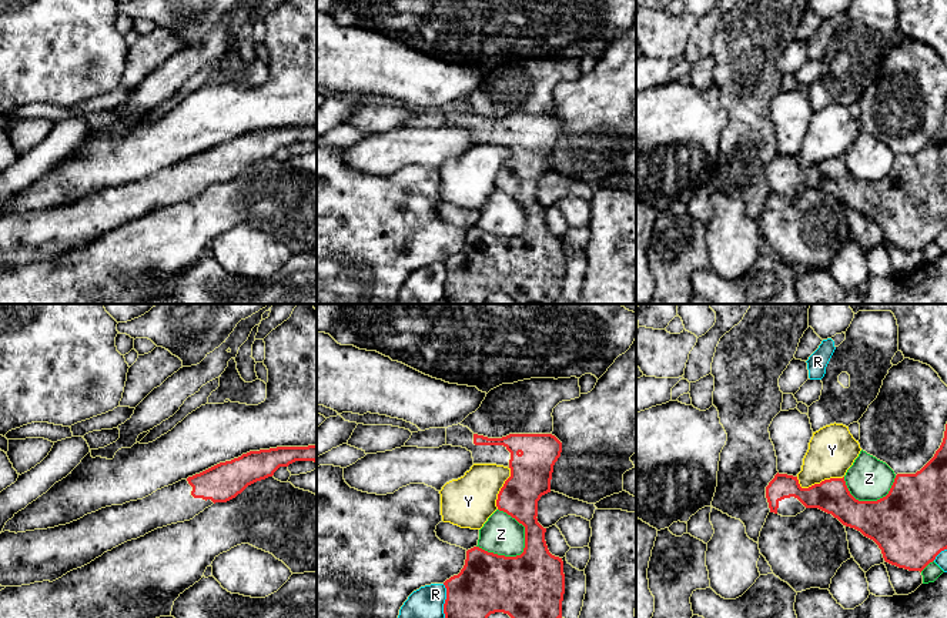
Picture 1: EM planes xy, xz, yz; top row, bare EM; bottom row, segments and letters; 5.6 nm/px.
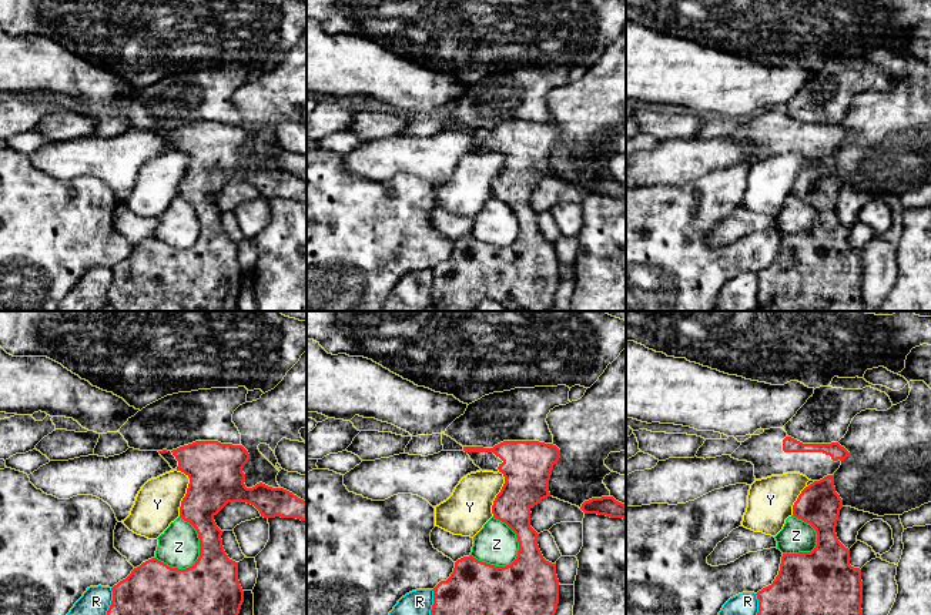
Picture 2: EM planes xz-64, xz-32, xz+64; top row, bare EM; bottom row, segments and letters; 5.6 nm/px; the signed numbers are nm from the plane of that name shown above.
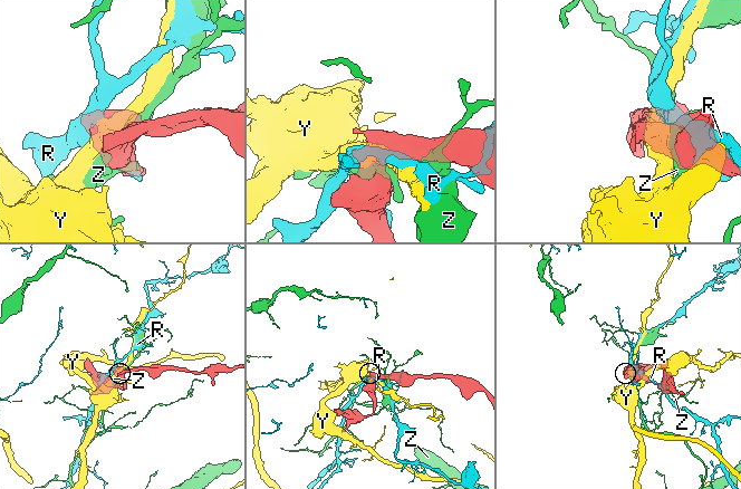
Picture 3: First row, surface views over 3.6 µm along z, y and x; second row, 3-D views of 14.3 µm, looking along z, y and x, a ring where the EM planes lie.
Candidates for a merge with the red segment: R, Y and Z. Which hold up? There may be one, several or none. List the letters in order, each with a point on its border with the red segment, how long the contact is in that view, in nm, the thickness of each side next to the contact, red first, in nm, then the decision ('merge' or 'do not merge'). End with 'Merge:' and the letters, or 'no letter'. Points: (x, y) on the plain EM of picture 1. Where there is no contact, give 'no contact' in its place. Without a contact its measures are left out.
R: xz (445, 281) | 190 nm | 320/220 nm | do not merge
Y: yz (817, 164) | 280 nm | 190/280 nm | do not merge
Z: xz (525, 209) | 300 nm | 260/220 nm | do not merge
Merge: no letter

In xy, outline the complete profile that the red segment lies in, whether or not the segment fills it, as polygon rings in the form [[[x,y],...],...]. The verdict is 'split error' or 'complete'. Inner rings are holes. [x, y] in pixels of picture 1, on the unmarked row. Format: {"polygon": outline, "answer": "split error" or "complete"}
{"polygon": [[[317,126],[250,131],[157,170],[143,180],[106,187],[66,206],[17,214],[4,211],[0,214],[0,265],[21,267],[43,261],[53,263],[127,221],[144,217],[157,208],[190,201],[215,183],[227,183],[248,166],[272,157],[280,147],[288,147],[295,141],[317,143]]], "answer": "split error"}

